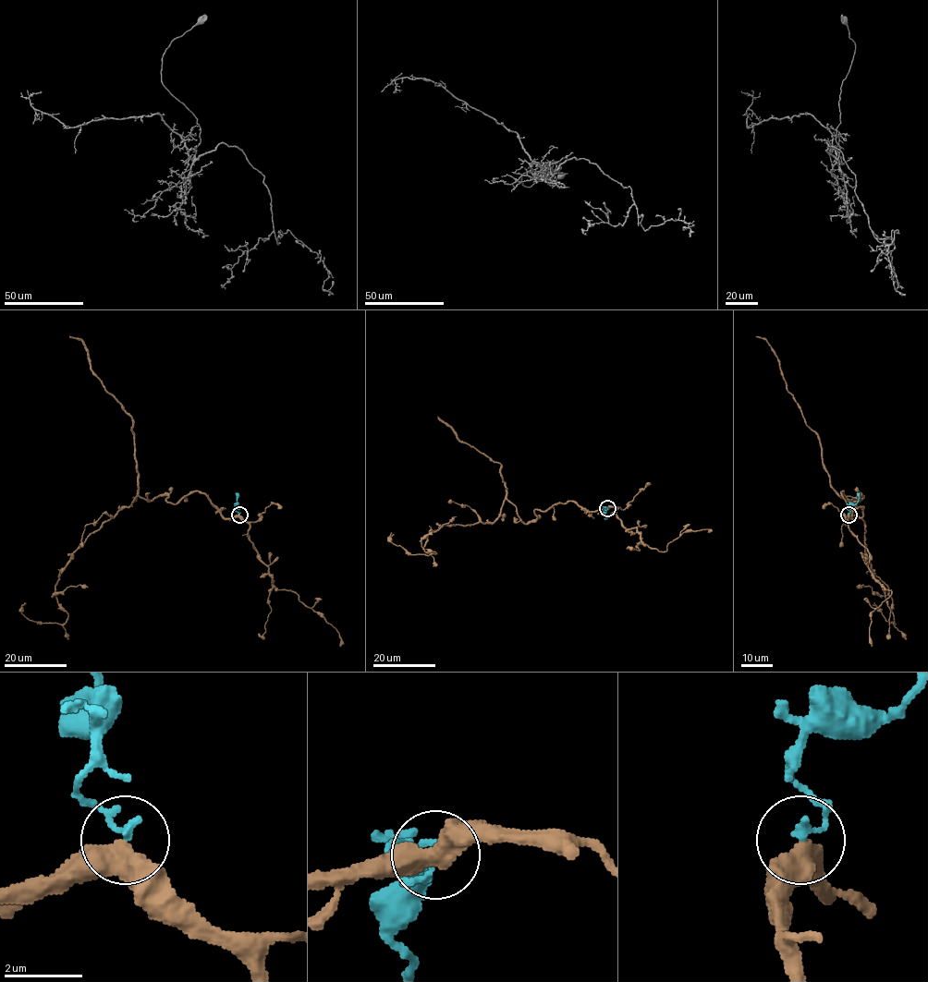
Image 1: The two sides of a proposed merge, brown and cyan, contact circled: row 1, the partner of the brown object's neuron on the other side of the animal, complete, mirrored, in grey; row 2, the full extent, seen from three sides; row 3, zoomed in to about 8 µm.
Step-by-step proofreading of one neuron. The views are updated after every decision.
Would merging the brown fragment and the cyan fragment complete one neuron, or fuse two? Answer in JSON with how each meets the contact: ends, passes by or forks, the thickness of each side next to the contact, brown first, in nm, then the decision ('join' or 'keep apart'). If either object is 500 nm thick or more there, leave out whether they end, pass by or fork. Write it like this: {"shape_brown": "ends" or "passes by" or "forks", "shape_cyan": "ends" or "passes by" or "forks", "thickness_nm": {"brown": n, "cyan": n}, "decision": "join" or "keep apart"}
{"shape_brown": "passes by", "shape_cyan": "passes by", "thickness_nm": {"brown": 480, "cyan": 130}, "decision": "keep apart"}

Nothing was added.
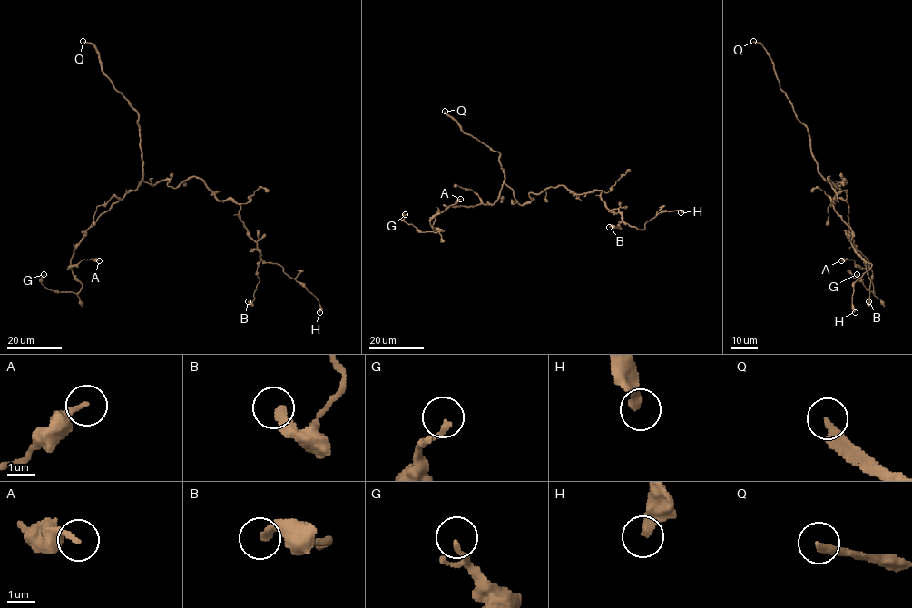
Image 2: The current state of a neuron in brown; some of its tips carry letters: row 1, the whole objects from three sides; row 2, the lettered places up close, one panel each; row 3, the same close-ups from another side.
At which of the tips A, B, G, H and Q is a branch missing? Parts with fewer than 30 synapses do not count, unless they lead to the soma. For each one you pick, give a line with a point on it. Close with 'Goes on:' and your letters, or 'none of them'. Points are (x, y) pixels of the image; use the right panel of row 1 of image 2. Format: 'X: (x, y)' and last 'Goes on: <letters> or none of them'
Q: (753, 41)
Goes on: Q

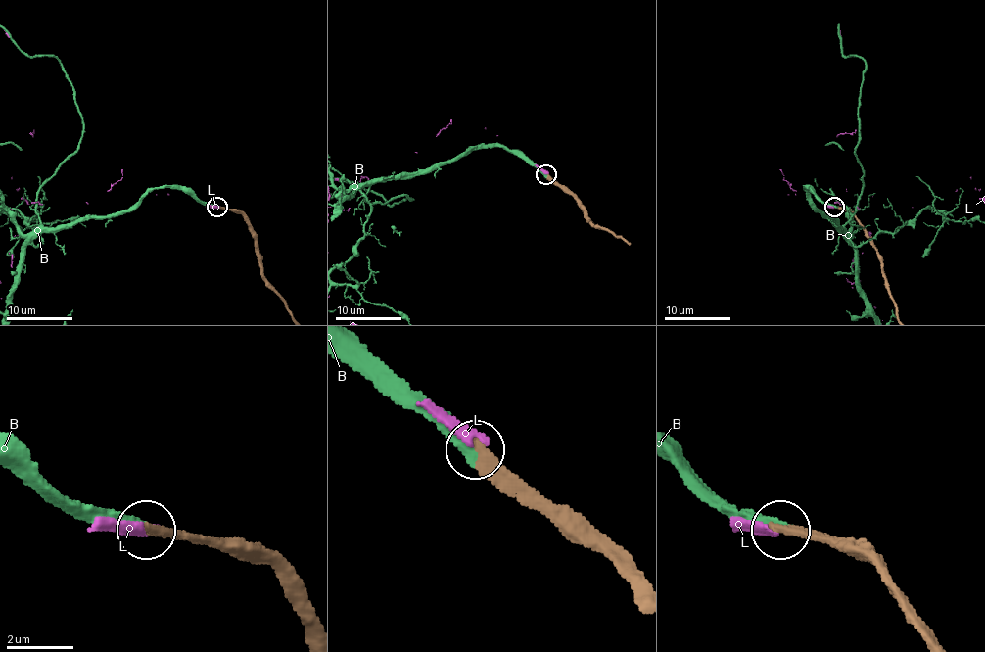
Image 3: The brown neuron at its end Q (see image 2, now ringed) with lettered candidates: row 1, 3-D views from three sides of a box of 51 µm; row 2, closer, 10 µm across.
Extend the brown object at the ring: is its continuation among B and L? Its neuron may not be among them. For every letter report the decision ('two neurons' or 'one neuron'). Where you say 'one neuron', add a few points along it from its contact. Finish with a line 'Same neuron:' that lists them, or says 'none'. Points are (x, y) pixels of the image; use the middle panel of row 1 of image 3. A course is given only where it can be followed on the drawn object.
B: one neuron
L: two neurons
Same neuron: B

